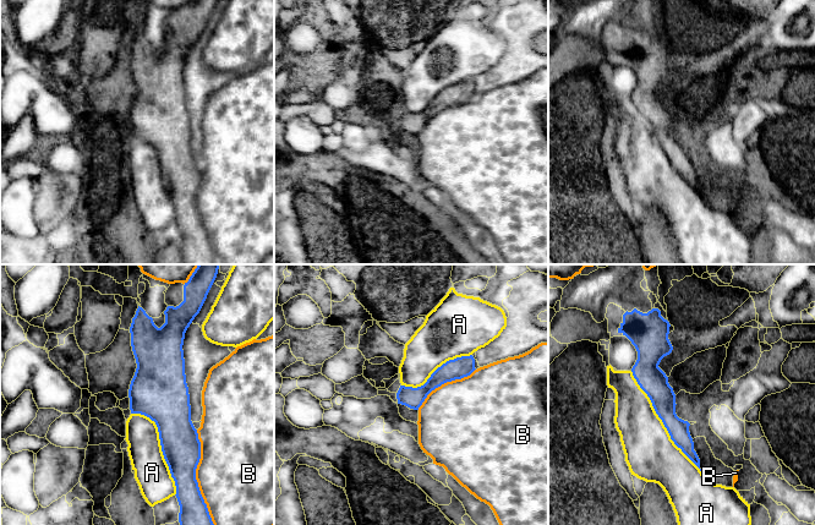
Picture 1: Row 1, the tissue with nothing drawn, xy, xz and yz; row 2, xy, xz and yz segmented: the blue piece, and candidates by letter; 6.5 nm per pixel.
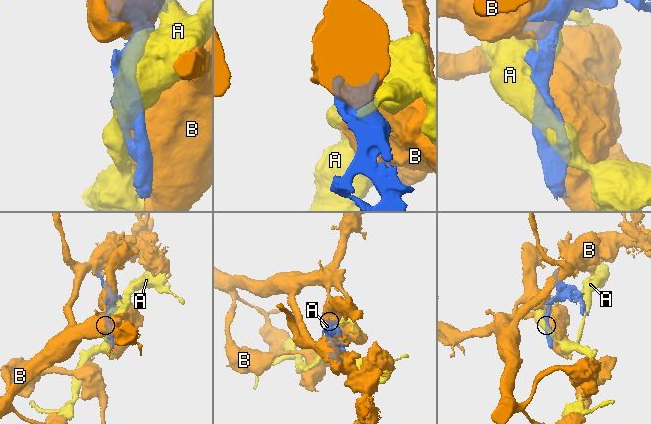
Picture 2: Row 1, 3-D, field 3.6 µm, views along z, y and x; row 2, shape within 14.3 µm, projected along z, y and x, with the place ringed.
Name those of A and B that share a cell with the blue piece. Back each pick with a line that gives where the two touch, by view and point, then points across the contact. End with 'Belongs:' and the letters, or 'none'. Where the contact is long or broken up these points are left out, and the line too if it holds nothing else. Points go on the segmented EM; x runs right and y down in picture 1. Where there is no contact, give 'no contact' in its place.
Belongs: none

